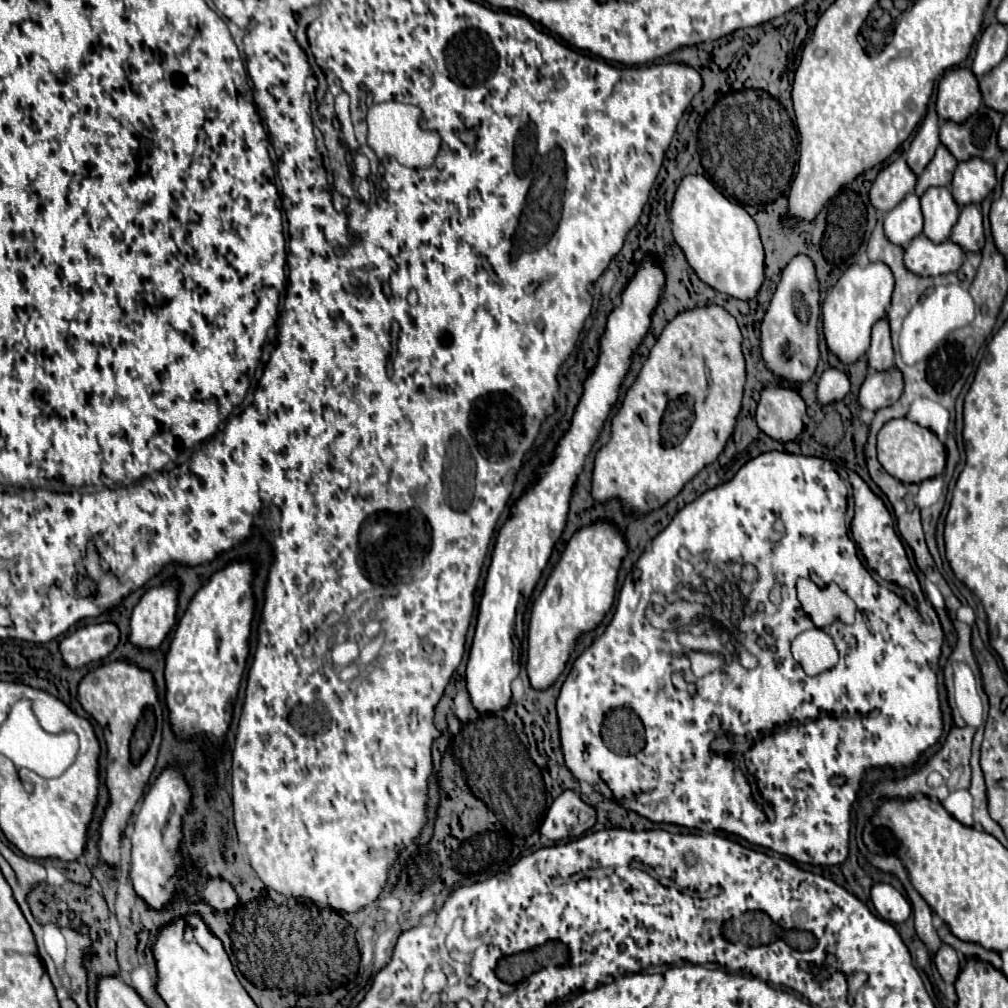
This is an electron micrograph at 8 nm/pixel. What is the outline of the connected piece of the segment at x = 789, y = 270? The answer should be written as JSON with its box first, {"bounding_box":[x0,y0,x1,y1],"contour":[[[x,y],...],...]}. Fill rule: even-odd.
{"bounding_box":[761,255,821,383],"contour":[[[795,255],[781,273],[781,281],[771,299],[771,305],[761,323],[761,355],[767,367],[787,379],[789,383],[801,383],[811,379],[819,361],[819,333],[817,323],[821,315],[819,305],[819,281],[815,265],[809,255]]]}

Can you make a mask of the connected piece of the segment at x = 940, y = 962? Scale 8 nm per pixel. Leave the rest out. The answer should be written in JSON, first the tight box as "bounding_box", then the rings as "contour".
{"bounding_box":[935,945,961,983],"contour":[[[943,945],[939,949],[939,953],[935,955],[935,965],[937,965],[937,971],[941,973],[945,983],[955,983],[957,981],[959,971],[961,971],[961,961],[959,961],[959,955],[951,947]]]}

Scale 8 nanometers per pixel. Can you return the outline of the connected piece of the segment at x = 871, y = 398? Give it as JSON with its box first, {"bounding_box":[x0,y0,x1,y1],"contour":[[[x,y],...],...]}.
{"bounding_box":[859,367,903,411],"contour":[[[897,367],[889,371],[869,371],[859,391],[859,403],[863,409],[877,411],[893,405],[901,397],[903,387],[903,373]]]}

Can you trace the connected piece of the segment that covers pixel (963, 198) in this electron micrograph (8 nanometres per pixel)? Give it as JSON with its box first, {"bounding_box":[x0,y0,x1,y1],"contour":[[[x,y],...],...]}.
{"bounding_box":[951,157,997,207],"contour":[[[973,157],[957,165],[951,183],[951,193],[957,205],[961,207],[965,203],[979,205],[993,191],[995,185],[997,185],[995,167],[981,157]]]}

